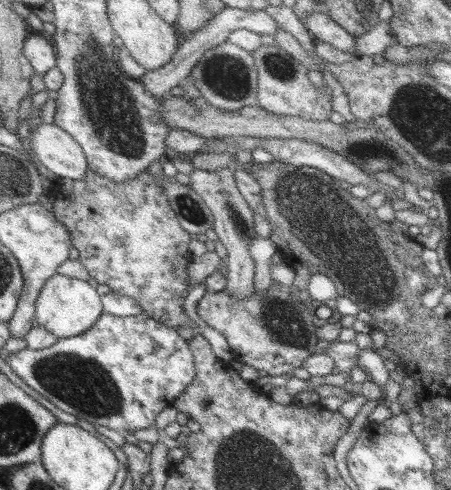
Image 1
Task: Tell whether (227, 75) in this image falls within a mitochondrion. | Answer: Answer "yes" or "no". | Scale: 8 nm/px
yes

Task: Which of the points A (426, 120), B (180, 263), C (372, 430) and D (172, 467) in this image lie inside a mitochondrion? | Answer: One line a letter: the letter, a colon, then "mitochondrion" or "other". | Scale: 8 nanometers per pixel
A: mitochondrion
B: other
C: other
D: other

